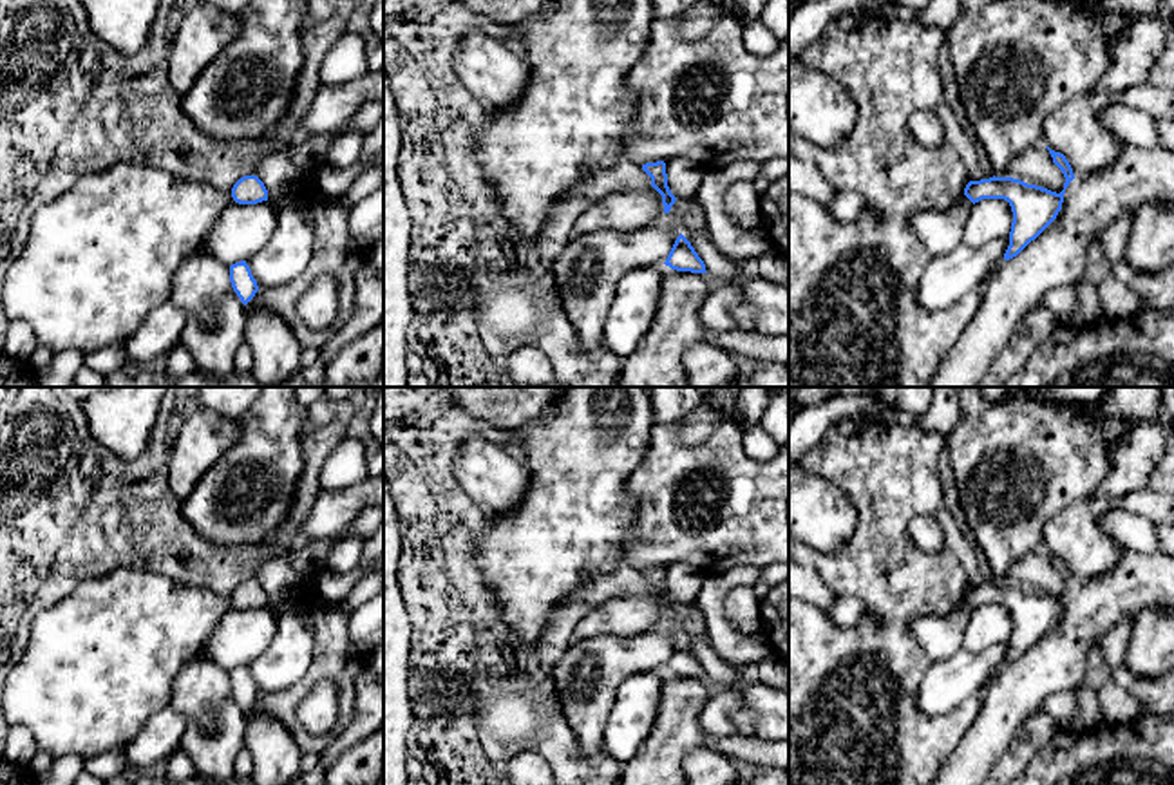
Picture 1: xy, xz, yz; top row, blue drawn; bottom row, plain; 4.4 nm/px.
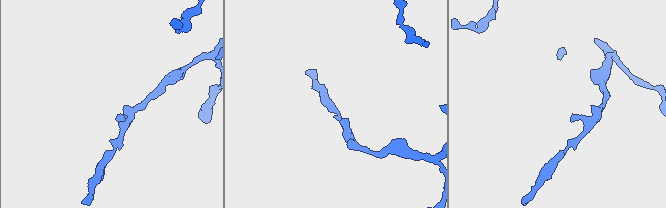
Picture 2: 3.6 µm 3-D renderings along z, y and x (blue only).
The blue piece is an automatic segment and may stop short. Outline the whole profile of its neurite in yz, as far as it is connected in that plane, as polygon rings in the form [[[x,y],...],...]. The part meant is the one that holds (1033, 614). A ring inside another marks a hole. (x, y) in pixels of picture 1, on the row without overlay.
[[[1049,552],[1046,553],[1049,555],[1053,568],[1065,582],[1064,595],[1060,599],[1037,590],[1027,590],[1020,584],[995,581],[989,584],[970,586],[964,593],[964,601],[973,610],[982,604],[1004,604],[1009,608],[1013,628],[1004,666],[1017,662],[1056,624],[1062,615],[1065,593],[1075,584],[1073,573],[1065,561],[1051,555]]]

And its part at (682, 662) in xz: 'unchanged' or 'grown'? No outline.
unchanged

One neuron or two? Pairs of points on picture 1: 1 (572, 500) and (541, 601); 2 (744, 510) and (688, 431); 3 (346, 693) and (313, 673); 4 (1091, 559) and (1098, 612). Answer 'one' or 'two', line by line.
1: one
2: two
3: one
4: two

